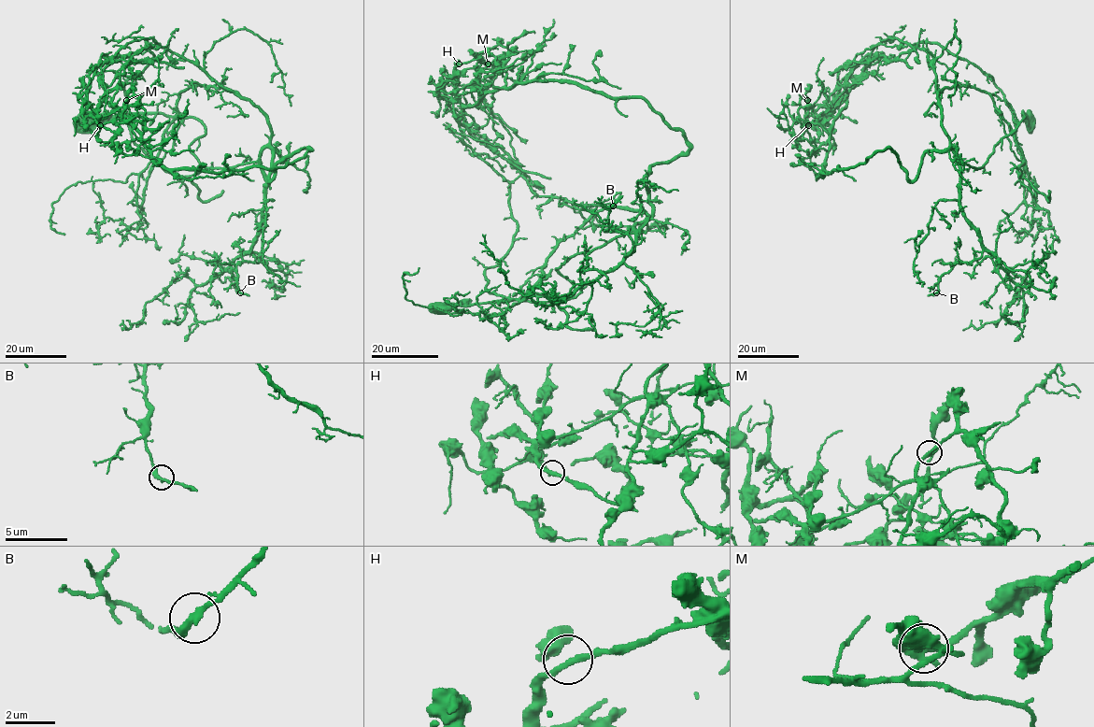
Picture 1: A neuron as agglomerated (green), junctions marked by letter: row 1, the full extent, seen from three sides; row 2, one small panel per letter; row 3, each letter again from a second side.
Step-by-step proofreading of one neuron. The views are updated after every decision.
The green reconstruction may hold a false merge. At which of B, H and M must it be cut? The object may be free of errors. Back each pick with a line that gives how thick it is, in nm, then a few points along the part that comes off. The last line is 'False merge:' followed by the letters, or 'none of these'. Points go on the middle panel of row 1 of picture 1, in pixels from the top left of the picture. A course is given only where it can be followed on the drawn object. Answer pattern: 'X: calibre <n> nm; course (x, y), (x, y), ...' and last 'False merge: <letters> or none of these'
M: calibre 280 nm; course (487, 64), (444, 89), (509, 184), (518, 224), (486, 288), (514, 299), (421, 306), (402, 277), (419, 267)
False merge: M

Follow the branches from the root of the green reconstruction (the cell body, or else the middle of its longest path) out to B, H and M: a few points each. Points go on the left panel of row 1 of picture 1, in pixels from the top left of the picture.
B: (86, 120), (195, 117), (206, 133), (190, 151), (206, 166), (259, 164), (260, 261), (236, 265), (240, 292)
H: (86, 120), (195, 117), (207, 167), (256, 162), (271, 135), (151, 38), (97, 67), (100, 125)
M: (86, 120), (195, 117), (207, 167), (256, 162), (271, 135), (151, 38), (91, 79), (96, 117), (126, 100)

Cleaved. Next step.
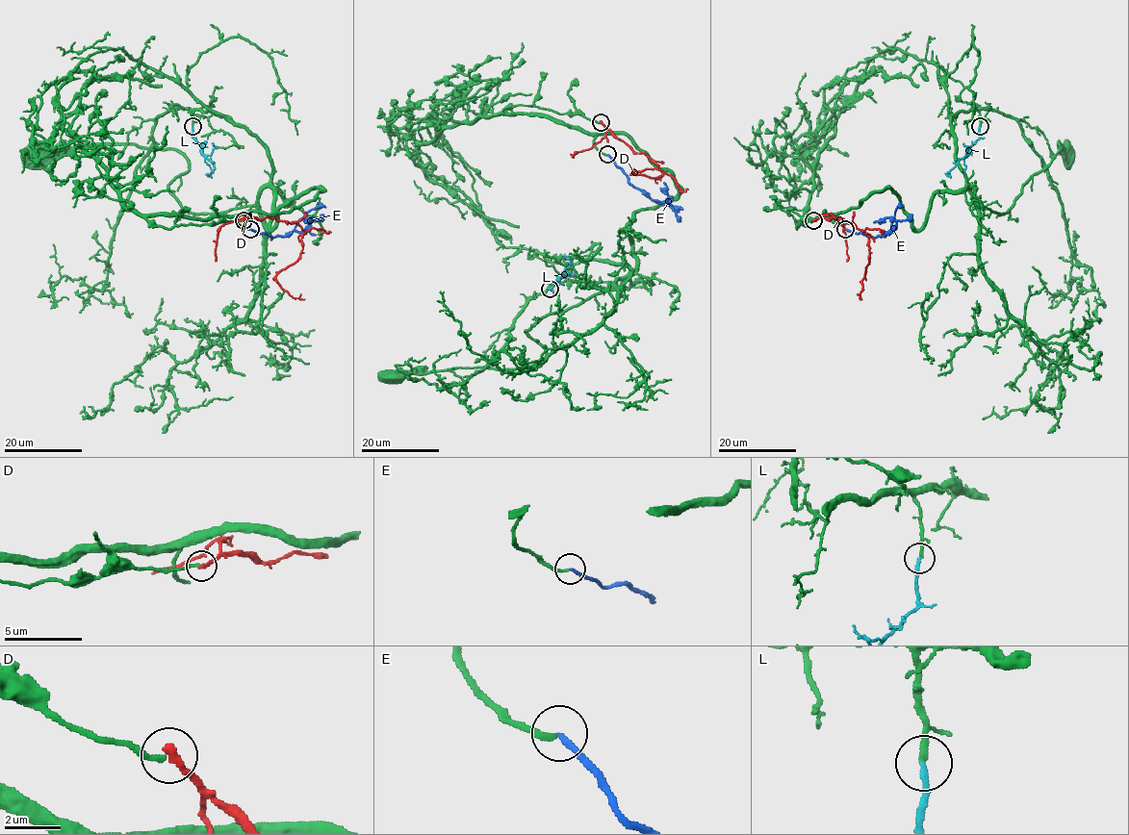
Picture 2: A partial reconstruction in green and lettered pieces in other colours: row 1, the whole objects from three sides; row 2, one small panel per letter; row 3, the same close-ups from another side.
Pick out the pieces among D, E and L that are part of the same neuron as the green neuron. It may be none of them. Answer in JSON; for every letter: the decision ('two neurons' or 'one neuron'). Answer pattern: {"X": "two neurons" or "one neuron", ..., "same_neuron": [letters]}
{"D": "two neurons", "E": "one neuron", "L": "one neuron", "same_neuron": ["E", "L"]}

